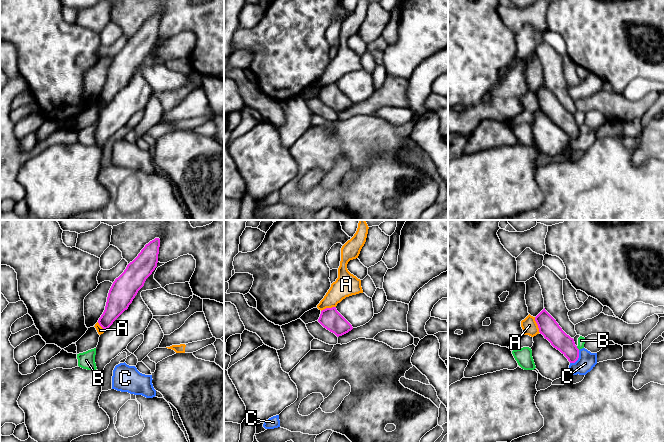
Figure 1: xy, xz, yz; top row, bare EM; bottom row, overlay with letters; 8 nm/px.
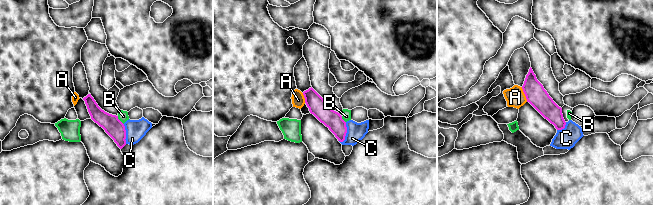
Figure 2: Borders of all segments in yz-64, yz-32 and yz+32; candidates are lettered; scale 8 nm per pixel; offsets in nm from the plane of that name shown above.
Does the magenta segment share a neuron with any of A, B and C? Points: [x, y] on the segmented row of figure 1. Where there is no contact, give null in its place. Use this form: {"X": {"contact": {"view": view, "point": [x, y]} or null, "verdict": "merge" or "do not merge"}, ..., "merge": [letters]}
{"A": {"contact": {"view": "yz", "point": [537, 324]}, "verdict": "do not merge"}, "B": {"contact": {"view": "yz", "point": [577, 348]}, "verdict": "do not merge"}, "C": {"contact": {"view": "yz", "point": [577, 358]}, "verdict": "do not merge"}, "merge": []}

